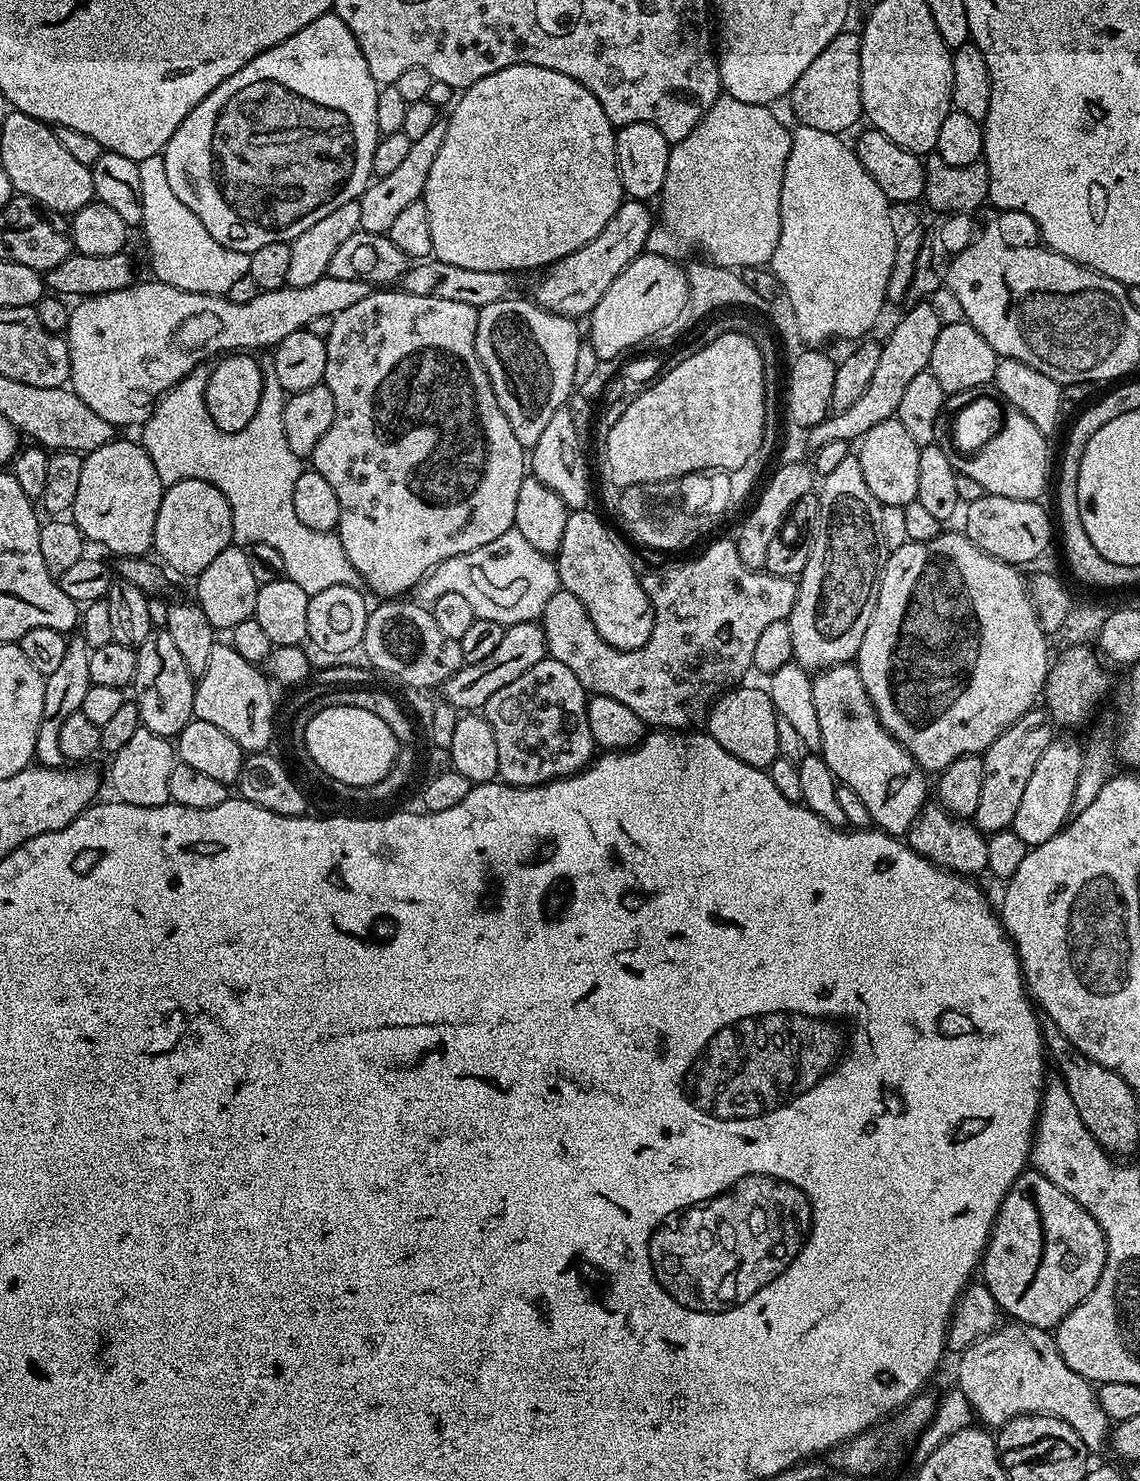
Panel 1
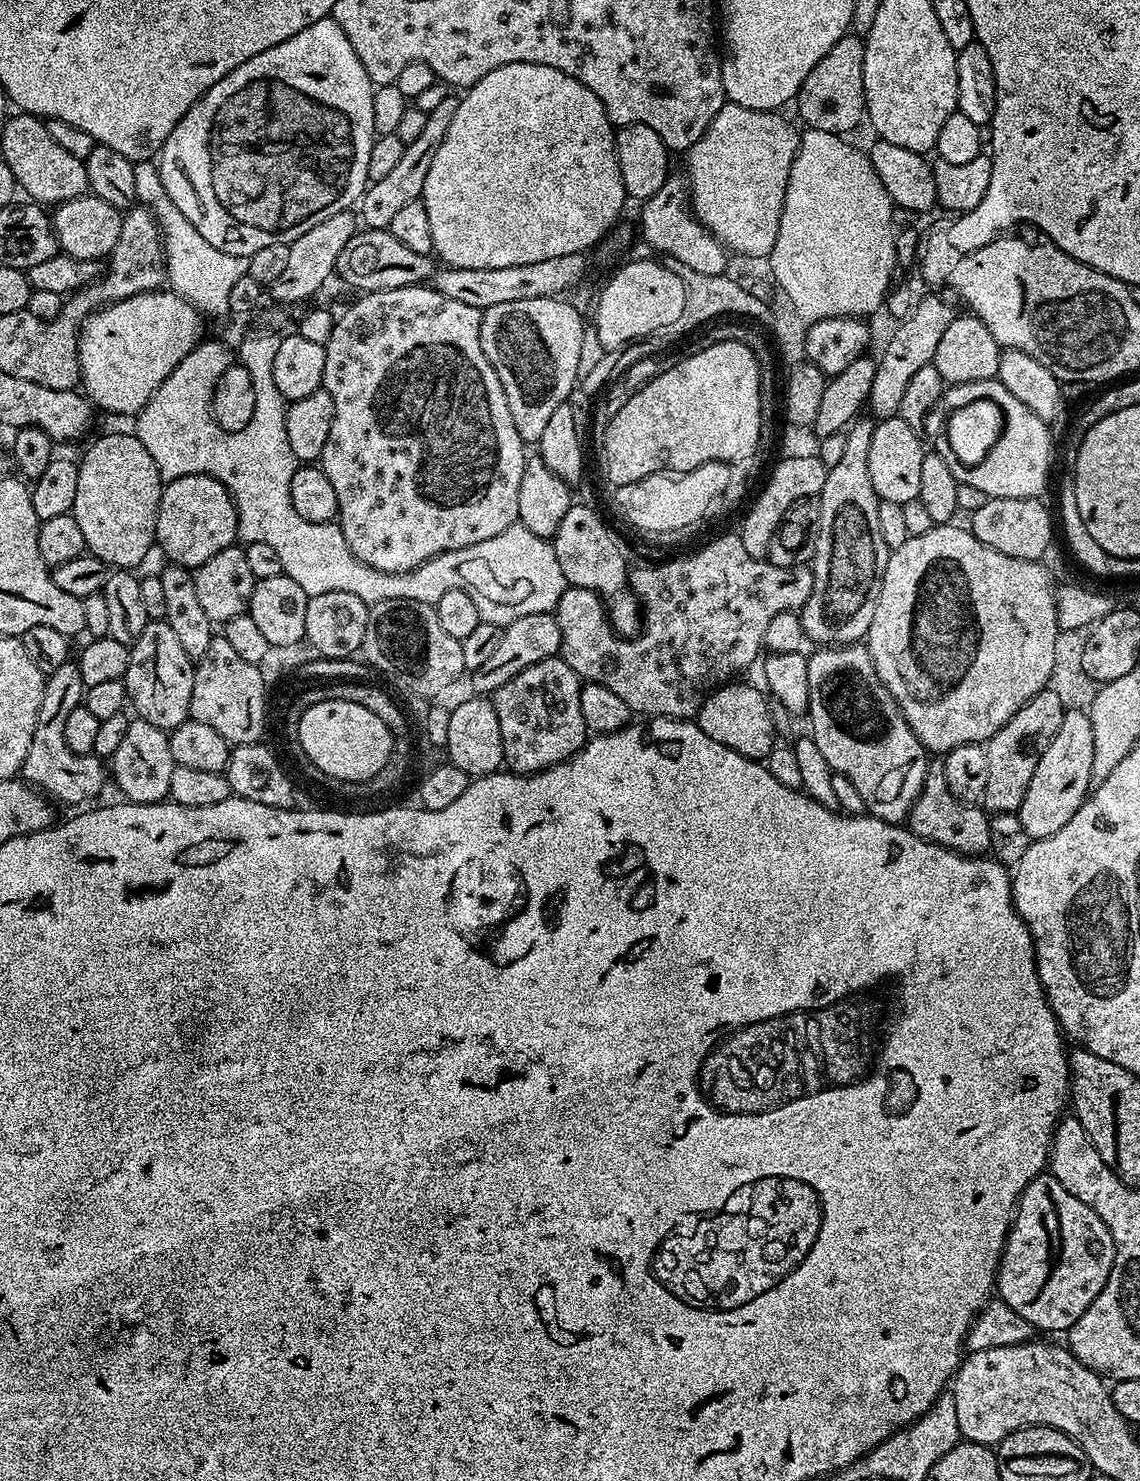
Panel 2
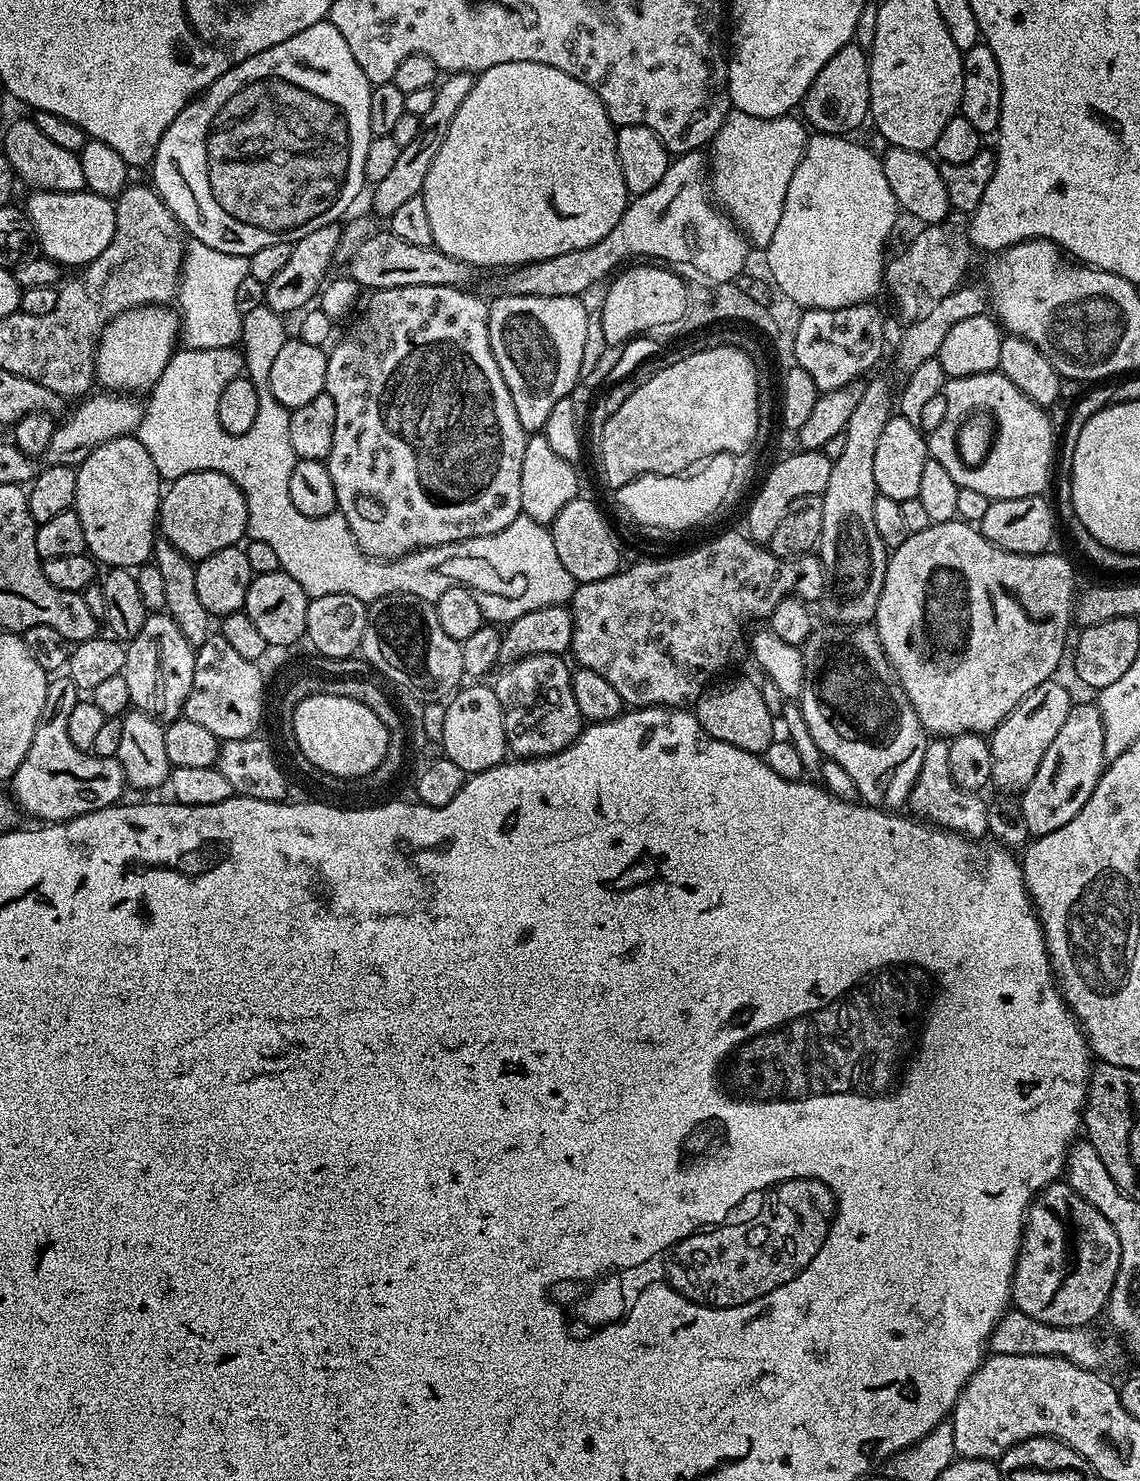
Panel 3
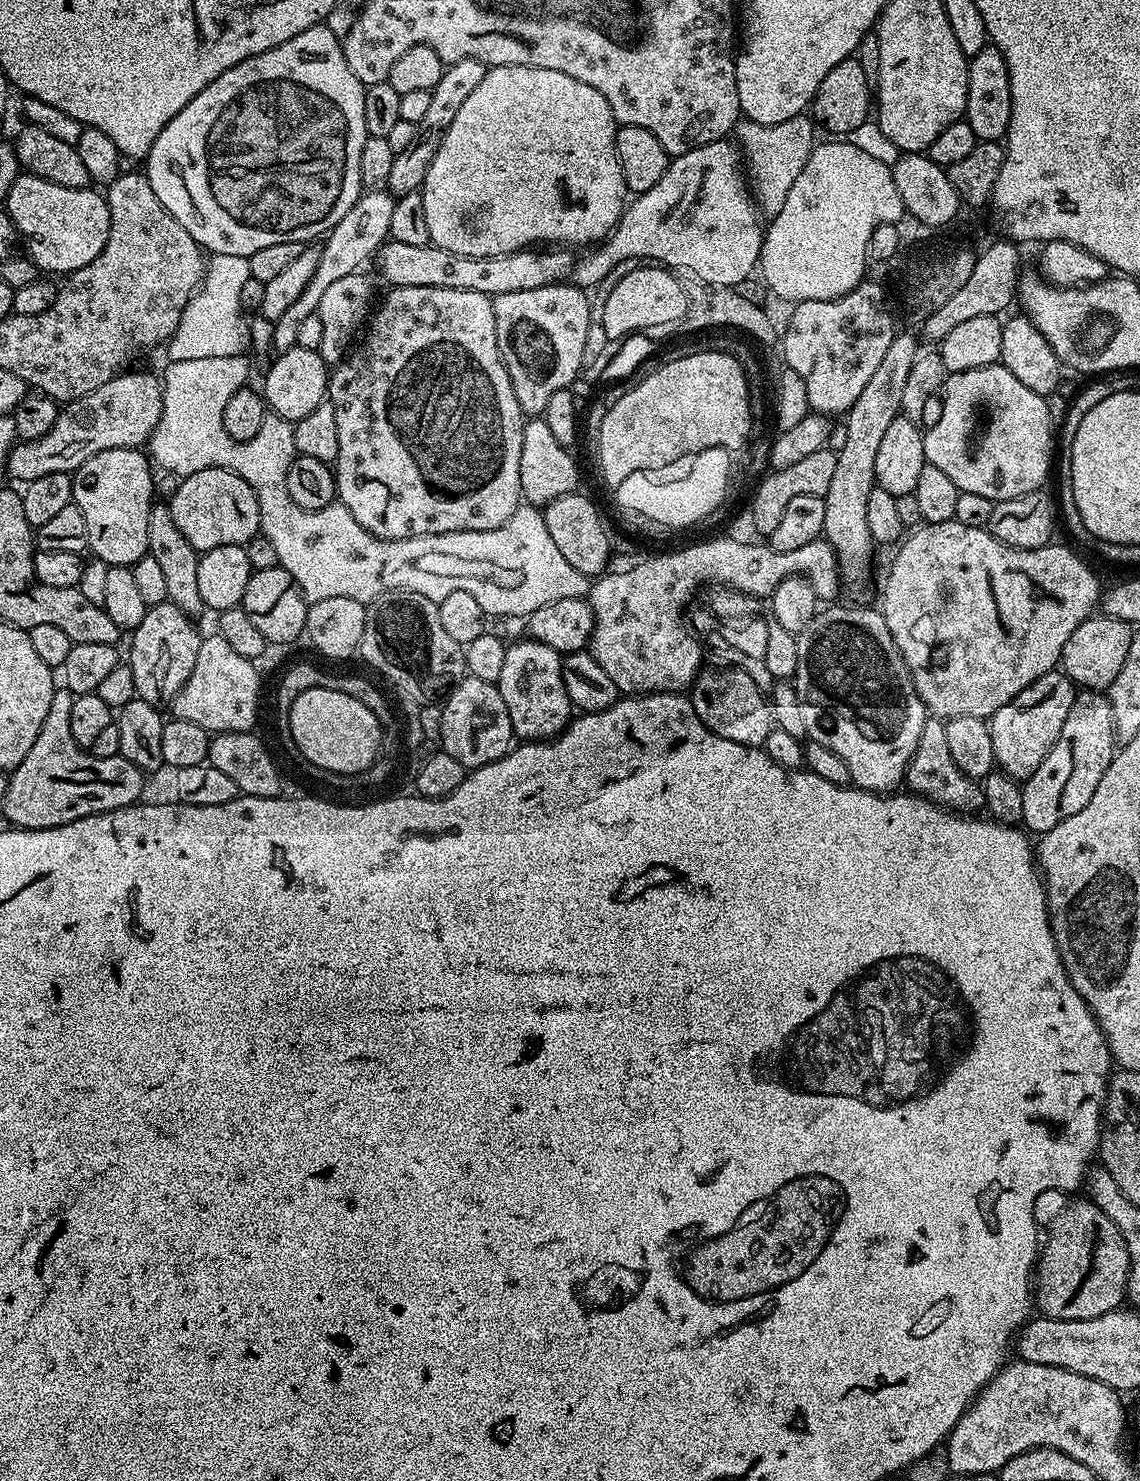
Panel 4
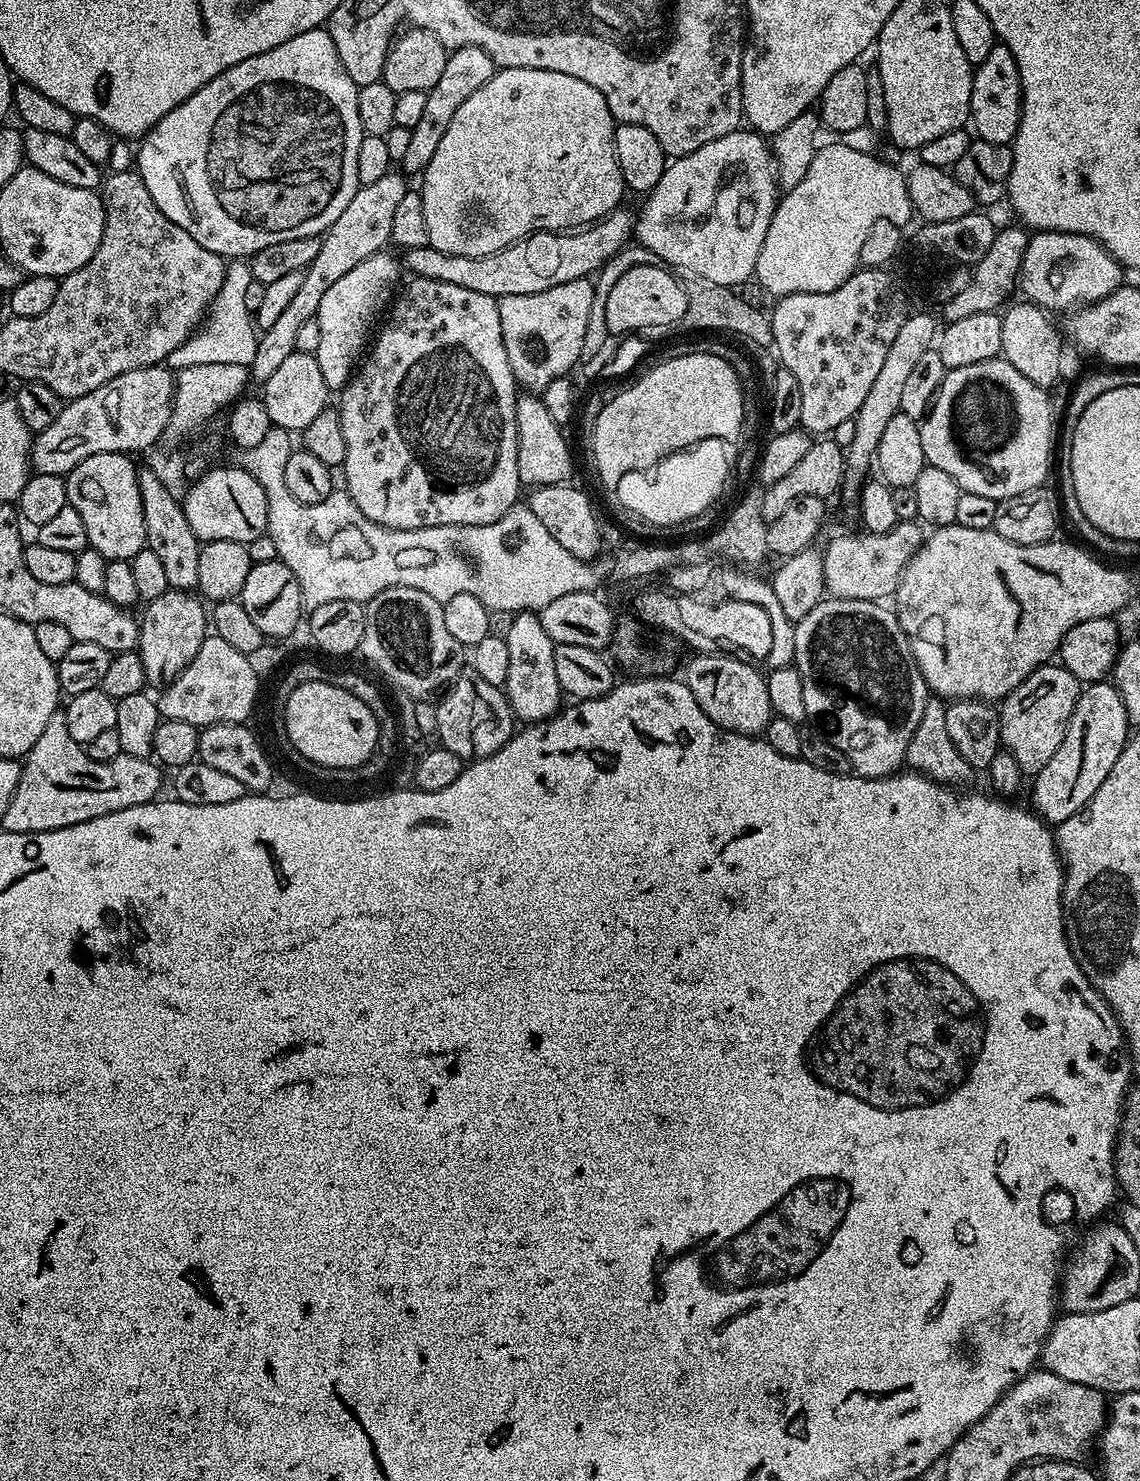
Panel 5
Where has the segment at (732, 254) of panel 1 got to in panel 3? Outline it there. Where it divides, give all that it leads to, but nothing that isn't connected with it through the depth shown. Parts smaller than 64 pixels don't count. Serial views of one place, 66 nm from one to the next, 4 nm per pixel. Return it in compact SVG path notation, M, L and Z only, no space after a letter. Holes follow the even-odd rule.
M735 110L729 111L723 126L718 130L718 134L710 145L710 151L712 151L712 156L710 152L710 195L722 209L724 215L744 233L744 239L748 241L749 245L756 247L757 244L760 250L767 249L768 244L774 238L774 230L778 230L778 221L782 219L782 206L786 202L786 190L790 190L790 178L794 178L794 170L798 170L798 162L802 162L804 148L808 144L810 132L805 121L800 118L795 120L794 117L795 115L789 114L774 118L754 118L754 114L742 114Z

